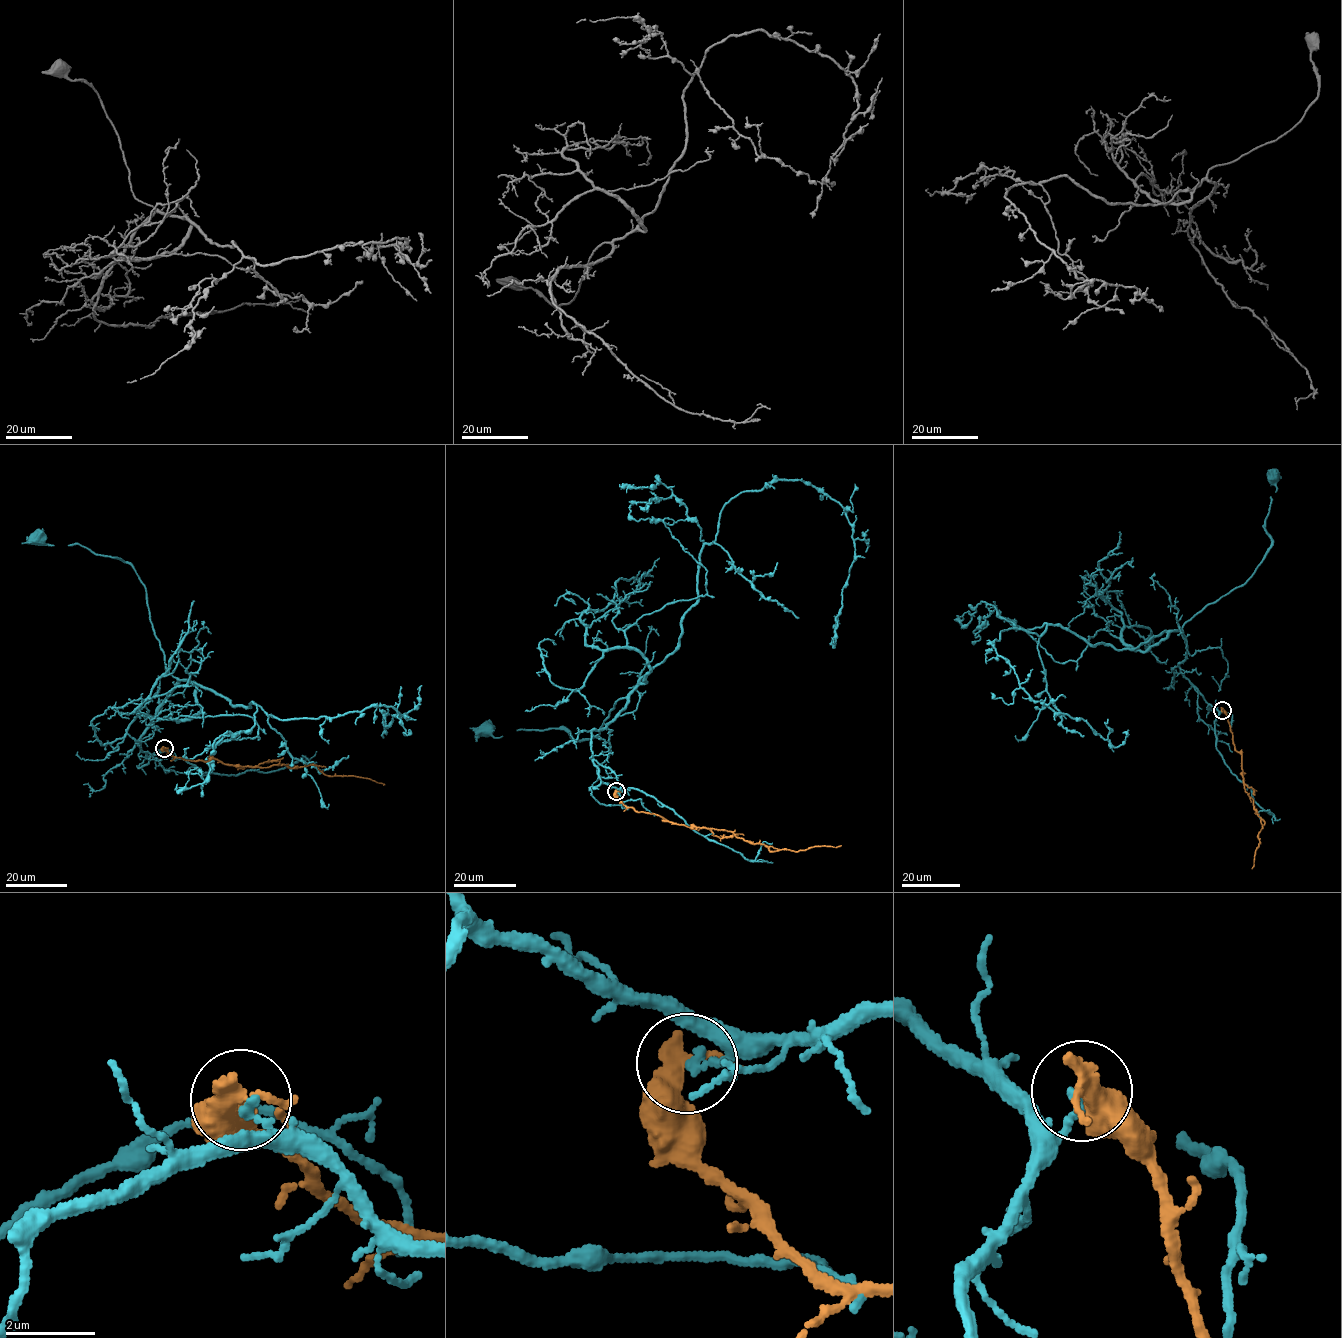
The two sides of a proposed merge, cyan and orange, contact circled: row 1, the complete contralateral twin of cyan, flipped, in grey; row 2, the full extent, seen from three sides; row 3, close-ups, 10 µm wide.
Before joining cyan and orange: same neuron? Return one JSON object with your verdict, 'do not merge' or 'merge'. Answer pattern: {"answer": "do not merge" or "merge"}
{"answer": "do not merge"}

